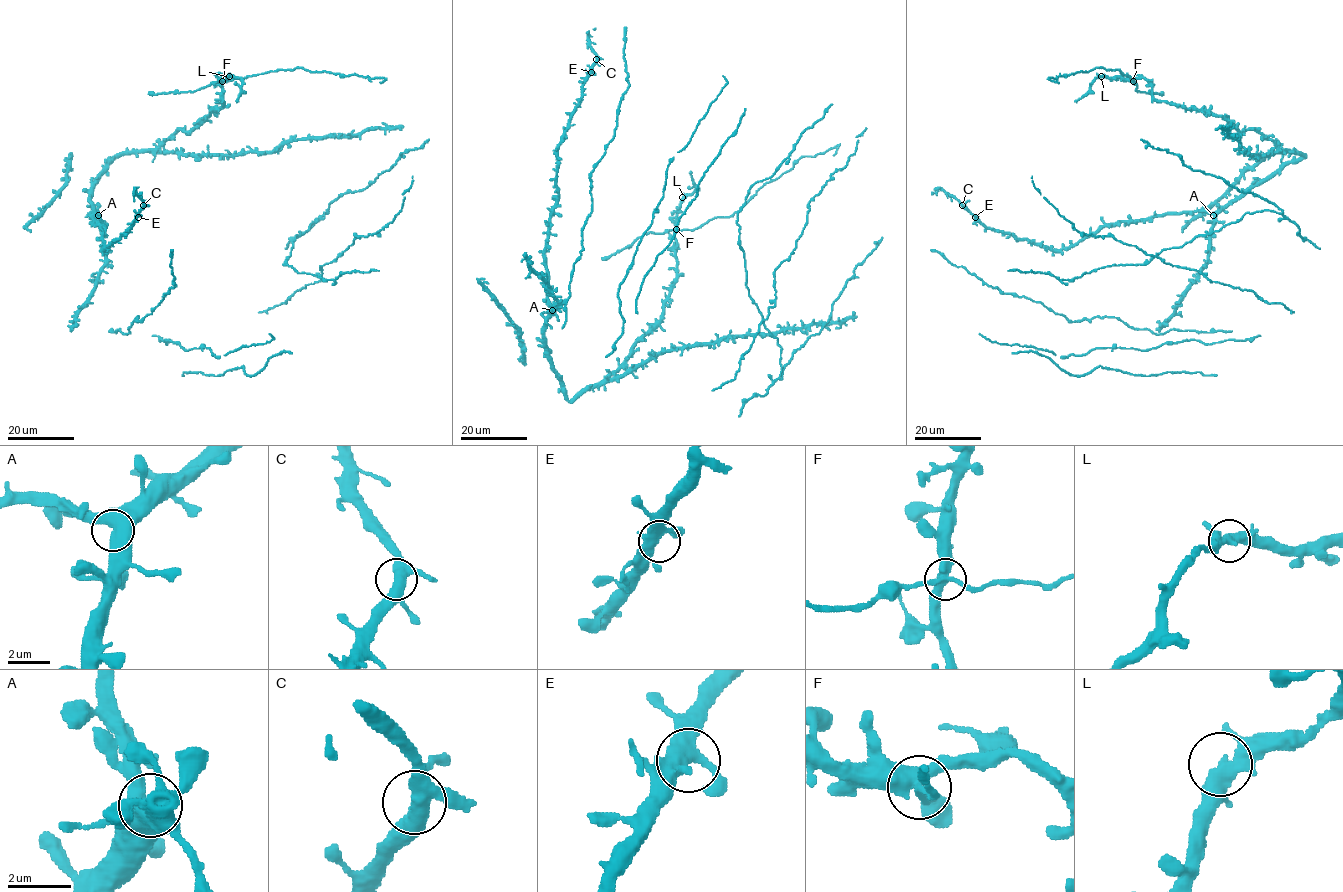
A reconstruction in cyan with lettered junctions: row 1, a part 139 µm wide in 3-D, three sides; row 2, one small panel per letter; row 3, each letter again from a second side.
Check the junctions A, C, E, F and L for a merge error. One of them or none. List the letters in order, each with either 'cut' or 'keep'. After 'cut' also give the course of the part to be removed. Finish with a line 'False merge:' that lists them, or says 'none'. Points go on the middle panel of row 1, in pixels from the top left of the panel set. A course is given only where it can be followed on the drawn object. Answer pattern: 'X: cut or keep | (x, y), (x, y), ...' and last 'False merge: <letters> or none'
A: keep
C: keep
E: keep
F: cut | (676, 229), (694, 230), (718, 216), (729, 217), (800, 158), (815, 157), (837, 145), (833, 155)
L: keep
False merge: F

